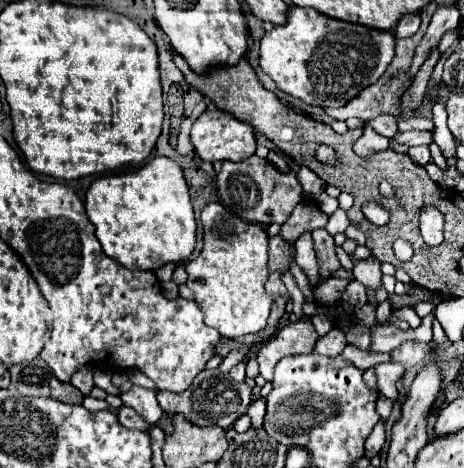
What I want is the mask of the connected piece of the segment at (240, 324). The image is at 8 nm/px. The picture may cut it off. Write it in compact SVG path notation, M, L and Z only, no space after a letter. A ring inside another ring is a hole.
M210 202L200 216L204 228L204 246L202 252L186 262L188 272L188 288L194 292L194 302L200 306L204 320L208 326L216 328L222 336L246 336L256 334L266 328L266 320L272 306L272 296L264 290L264 282L268 278L268 234L260 224L244 222L238 216L232 216L220 202Z

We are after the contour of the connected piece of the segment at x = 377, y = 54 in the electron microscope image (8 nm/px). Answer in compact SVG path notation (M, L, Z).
M290 6L286 24L274 26L260 42L260 66L276 86L312 106L338 108L362 88L374 84L392 62L396 38L390 30L348 24L316 12Z

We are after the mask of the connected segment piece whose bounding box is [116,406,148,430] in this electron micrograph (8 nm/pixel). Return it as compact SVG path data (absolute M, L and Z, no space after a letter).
M120 406L116 416L118 416L120 424L126 426L126 428L136 428L136 430L146 430L146 428L148 428L148 424L146 424L136 412L132 412L132 408L124 408L124 406Z

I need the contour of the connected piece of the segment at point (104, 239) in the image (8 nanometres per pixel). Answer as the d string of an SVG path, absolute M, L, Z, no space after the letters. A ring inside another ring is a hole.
M154 156L146 166L128 174L110 174L96 178L86 192L86 212L96 228L102 250L130 270L156 270L166 262L182 262L196 248L196 220L190 204L188 184L176 160Z

